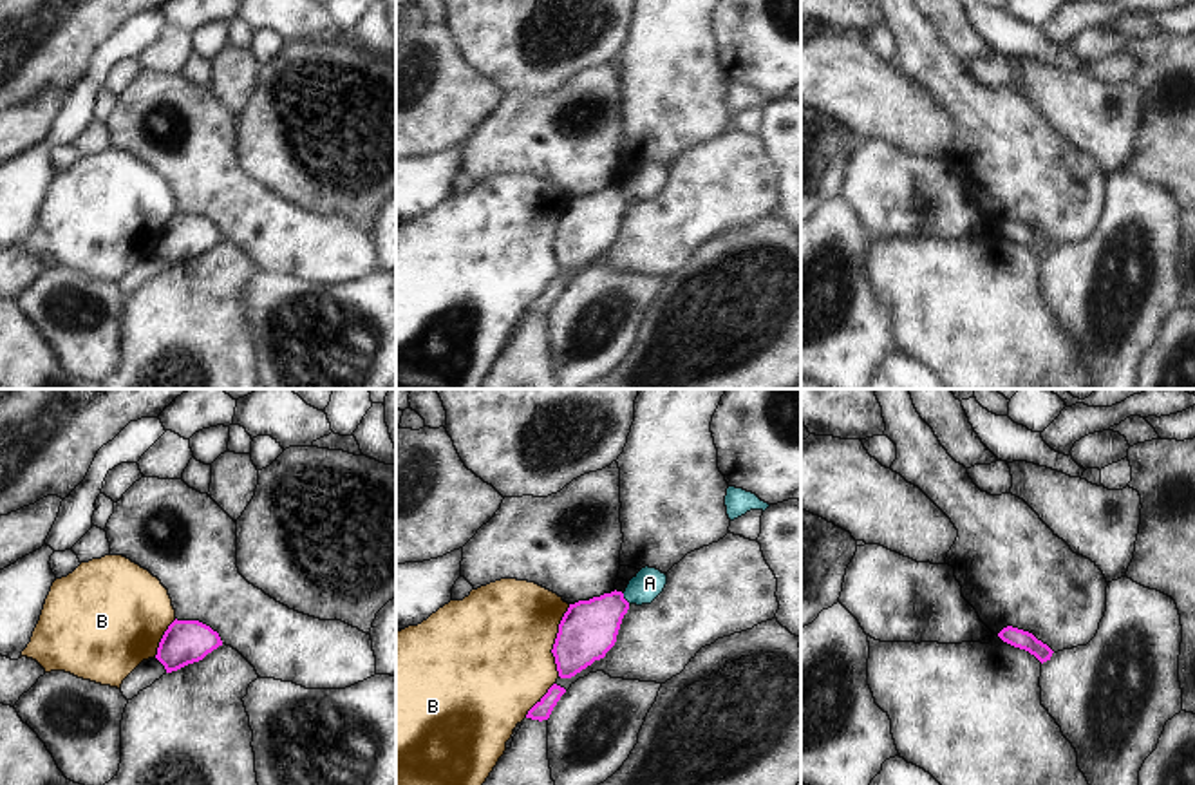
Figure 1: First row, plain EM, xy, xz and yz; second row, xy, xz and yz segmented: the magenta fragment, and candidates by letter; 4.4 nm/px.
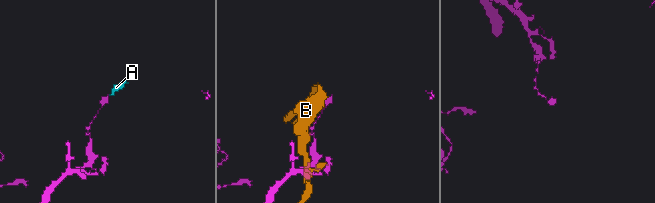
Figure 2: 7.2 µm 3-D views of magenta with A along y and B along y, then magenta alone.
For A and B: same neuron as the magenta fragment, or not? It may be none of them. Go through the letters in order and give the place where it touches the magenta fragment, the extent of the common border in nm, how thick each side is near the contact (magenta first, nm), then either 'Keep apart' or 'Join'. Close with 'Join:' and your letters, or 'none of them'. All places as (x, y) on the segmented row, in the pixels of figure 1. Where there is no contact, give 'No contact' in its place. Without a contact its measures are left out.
A: Touches magenta at xz (624, 599). Shared border 60 nm. Thickness 260 nm (magenta) against 140 nm. Join
B: Touches magenta at xz (555, 641). Shared border 320 nm. Thickness 260 nm (magenta) against 480 nm. Keep apart
Join: A

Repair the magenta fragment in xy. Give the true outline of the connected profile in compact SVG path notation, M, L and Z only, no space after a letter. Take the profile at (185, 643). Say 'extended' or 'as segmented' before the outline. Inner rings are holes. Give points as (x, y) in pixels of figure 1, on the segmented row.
as segmented; M174 620L165 631L155 658L166 673L202 660L208 653L222 646L217 631L199 620Z

